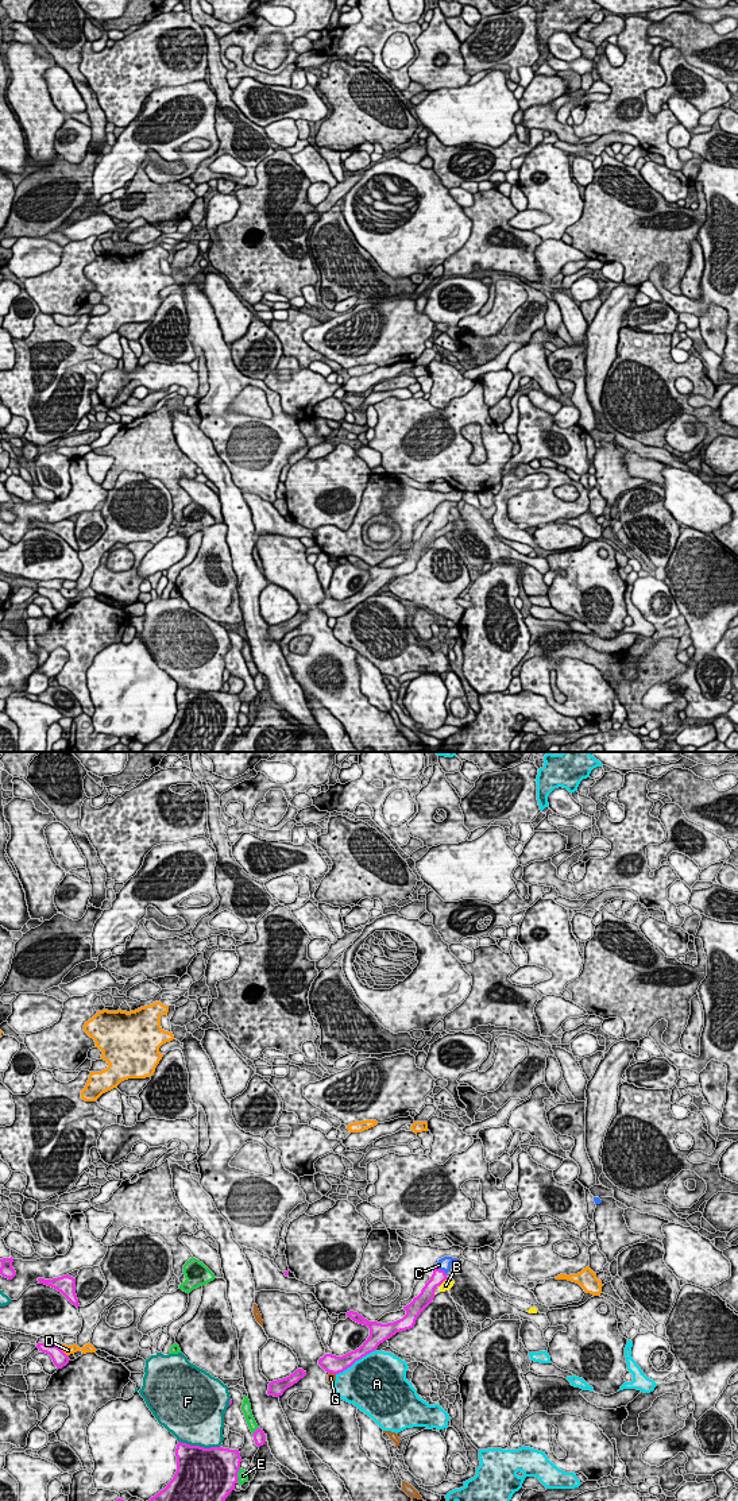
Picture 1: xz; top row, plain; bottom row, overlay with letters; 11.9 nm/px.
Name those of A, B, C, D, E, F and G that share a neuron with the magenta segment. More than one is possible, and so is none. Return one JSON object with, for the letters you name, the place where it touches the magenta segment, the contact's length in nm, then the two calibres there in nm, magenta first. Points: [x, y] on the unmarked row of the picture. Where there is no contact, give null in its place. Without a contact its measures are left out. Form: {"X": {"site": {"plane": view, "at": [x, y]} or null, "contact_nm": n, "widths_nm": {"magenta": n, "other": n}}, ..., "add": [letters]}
{"C": {"site": {"plane": "xz", "at": [441, 514]}, "contact_nm": 170, "widths_nm": {"magenta": 160, "other": 160}}, "add": ["C"]}

